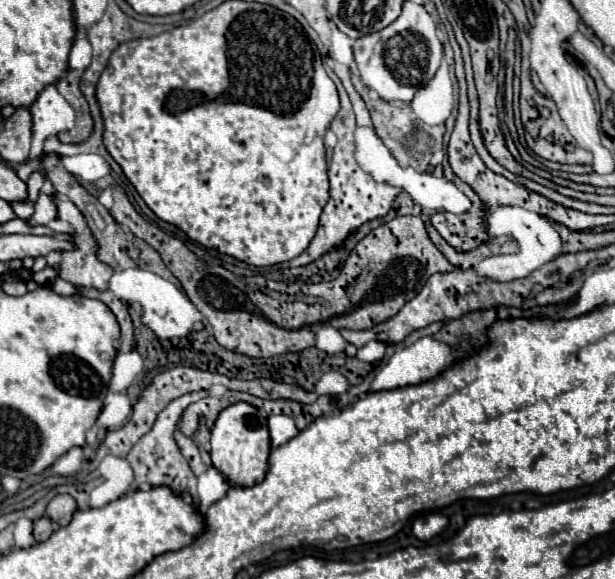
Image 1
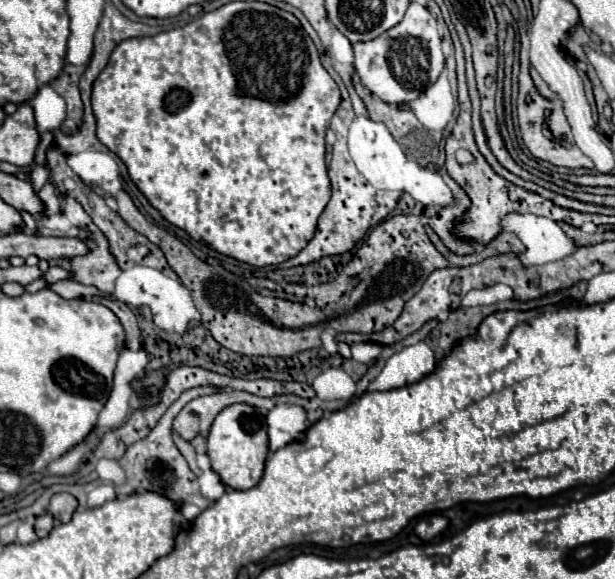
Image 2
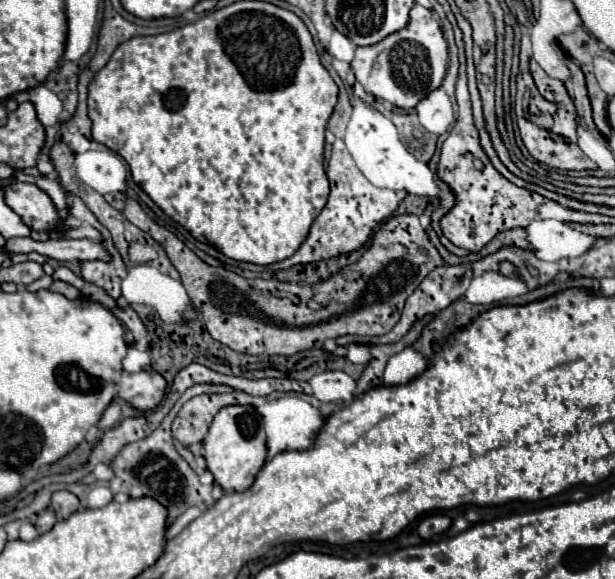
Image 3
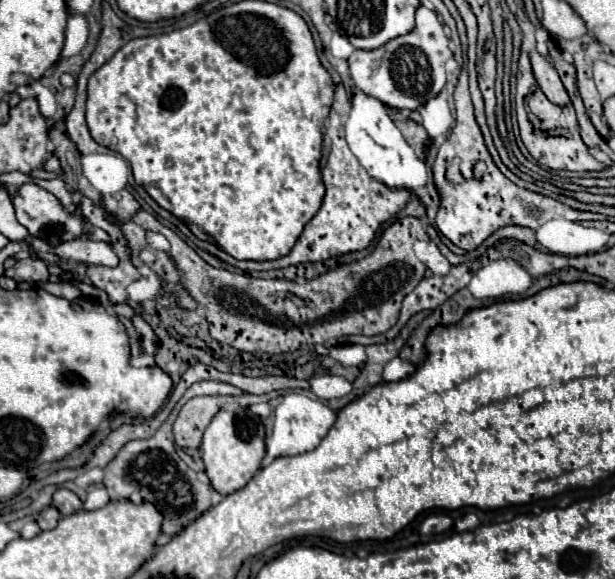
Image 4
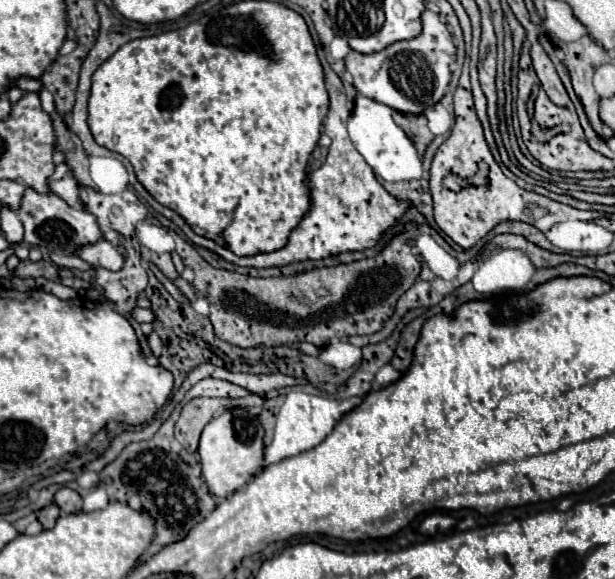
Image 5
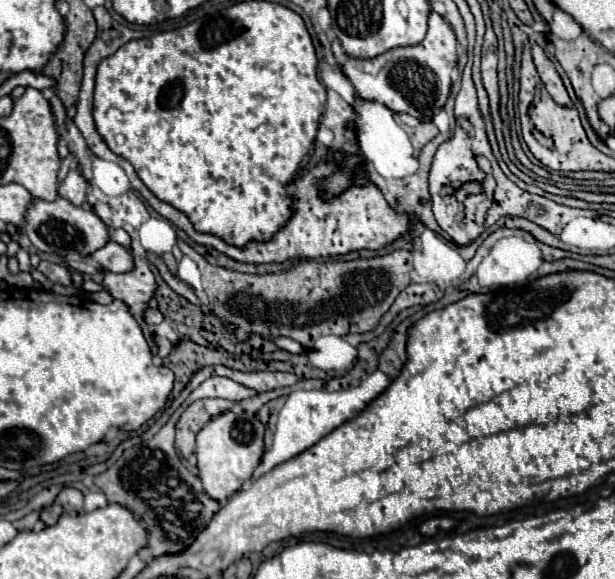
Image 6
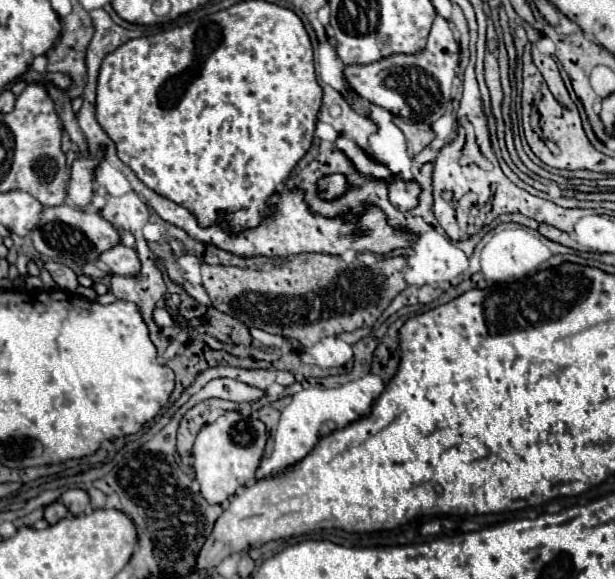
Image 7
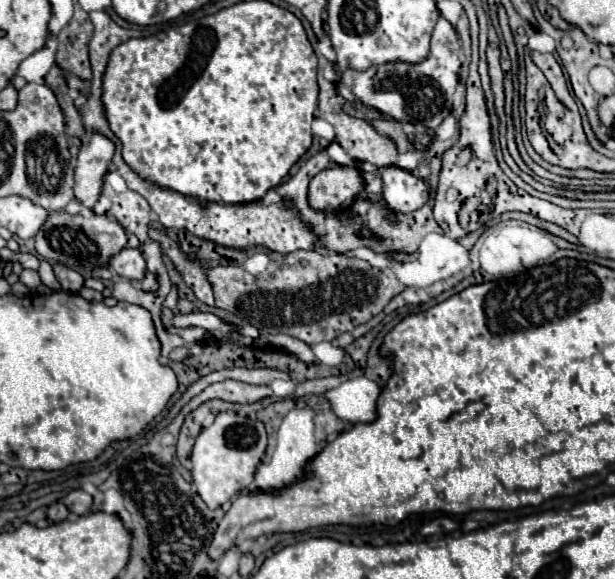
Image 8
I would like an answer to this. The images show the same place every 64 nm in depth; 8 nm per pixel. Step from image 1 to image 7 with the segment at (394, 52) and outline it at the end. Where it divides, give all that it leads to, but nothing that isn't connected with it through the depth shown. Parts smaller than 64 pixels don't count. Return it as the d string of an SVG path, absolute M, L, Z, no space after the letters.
M436 16L426 50L420 56L388 56L388 60L380 60L376 64L366 66L348 66L344 68L344 76L350 88L394 116L420 120L432 126L442 114L448 112L452 102L452 82L456 78L458 68L458 42L450 28L450 22L442 16Z

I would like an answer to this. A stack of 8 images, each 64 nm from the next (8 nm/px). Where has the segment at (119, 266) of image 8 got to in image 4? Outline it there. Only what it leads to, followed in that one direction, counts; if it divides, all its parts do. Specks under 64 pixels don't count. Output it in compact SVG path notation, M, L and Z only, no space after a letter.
M90 238L84 240L72 240L72 244L60 244L60 248L54 248L54 252L62 260L76 260L86 266L100 264L100 266L118 266L118 256L114 254L112 246L108 242L96 242Z

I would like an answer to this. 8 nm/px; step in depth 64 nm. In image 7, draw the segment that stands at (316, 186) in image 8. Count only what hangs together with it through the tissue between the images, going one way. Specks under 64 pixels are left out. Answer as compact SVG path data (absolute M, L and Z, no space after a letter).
M328 174L328 176L322 176L318 182L318 196L322 200L328 200L328 202L334 202L338 200L340 196L344 196L348 192L348 180L344 174Z

